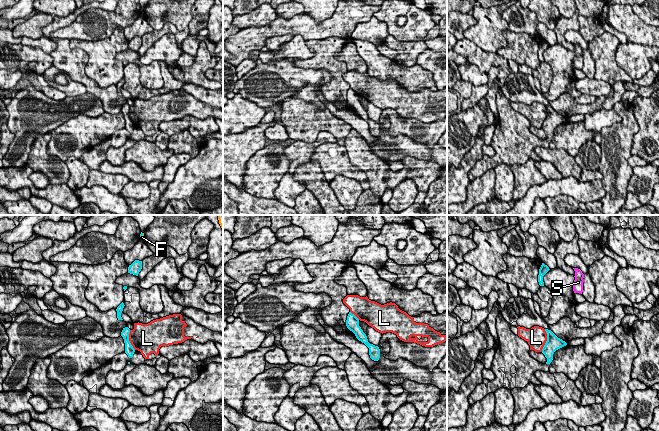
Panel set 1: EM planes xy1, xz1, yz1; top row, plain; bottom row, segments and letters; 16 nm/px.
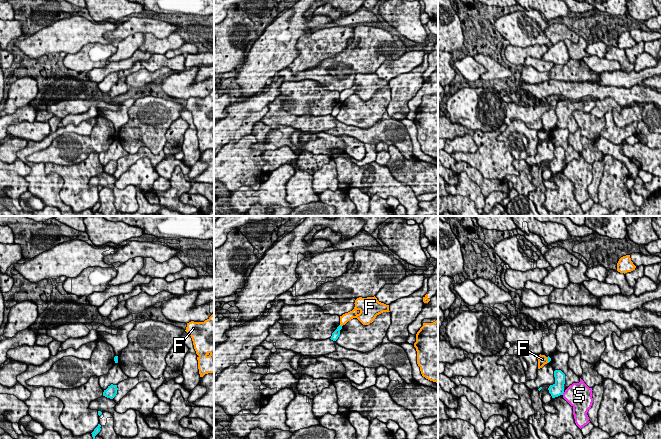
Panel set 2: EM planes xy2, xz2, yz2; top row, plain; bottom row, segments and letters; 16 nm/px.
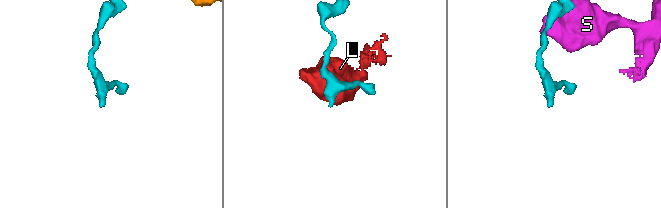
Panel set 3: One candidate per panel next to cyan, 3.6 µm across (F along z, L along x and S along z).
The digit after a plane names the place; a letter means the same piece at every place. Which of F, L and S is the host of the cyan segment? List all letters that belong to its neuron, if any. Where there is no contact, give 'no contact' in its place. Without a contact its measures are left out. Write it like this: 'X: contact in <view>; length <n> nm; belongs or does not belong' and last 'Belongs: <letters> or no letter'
F: contact in yz2; length 100 nm; does not belong
L: contact in yz1; length 380 nm; does not belong
S: contact in yz2; length 60 nm; does not belong
Belongs: no letter

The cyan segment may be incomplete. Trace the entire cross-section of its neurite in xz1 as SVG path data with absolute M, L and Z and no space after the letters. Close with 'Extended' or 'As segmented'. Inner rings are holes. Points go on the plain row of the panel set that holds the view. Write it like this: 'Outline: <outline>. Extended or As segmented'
Outline: M349 88L349 90L347 92L346 102L350 107L352 107L355 110L356 114L359 117L364 119L369 124L370 134L374 137L378 137L380 134L379 123L375 122L373 120L370 120L368 118L366 110L363 108L363 106L359 102L359 95L351 88Z. As segmented

